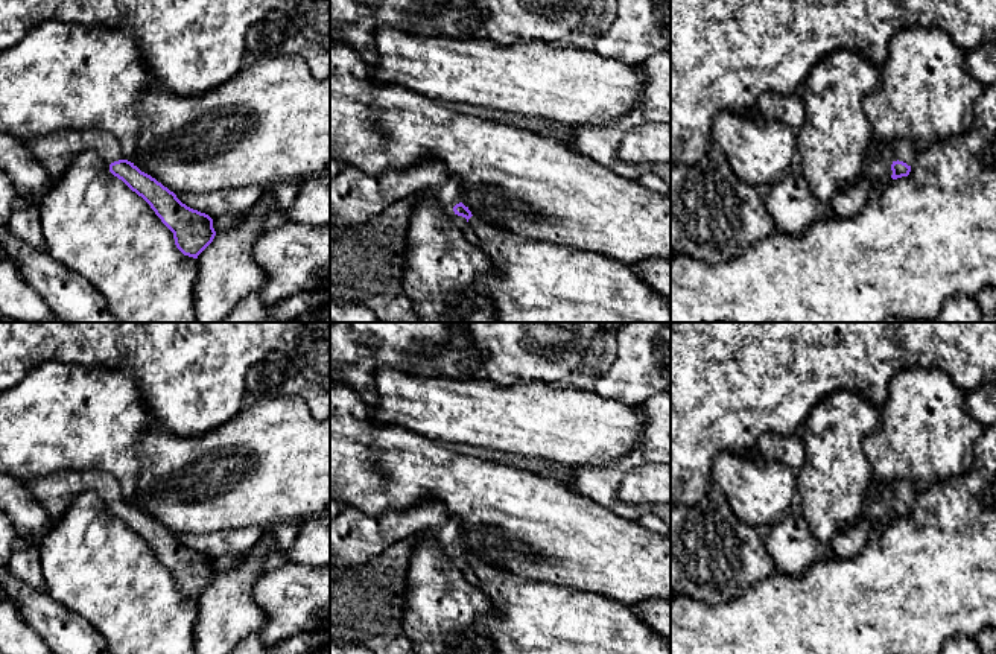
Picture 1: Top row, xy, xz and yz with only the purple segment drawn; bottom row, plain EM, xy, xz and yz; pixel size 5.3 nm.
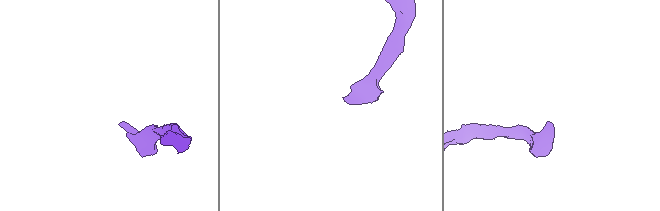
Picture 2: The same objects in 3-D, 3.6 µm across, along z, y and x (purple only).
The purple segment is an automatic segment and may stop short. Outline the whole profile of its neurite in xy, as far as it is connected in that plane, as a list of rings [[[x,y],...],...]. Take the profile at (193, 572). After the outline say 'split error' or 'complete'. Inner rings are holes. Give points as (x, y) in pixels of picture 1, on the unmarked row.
[[[65,470],[46,478],[24,479],[23,484],[53,523],[61,520],[79,496],[90,491],[99,494],[109,505],[109,513],[151,546],[173,573],[175,586],[184,596],[198,599],[213,583],[213,560],[182,544],[173,532],[125,500],[120,484],[108,471]]]; split error

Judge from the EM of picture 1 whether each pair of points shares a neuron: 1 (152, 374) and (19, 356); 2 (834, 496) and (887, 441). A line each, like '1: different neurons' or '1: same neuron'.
1: same neuron
2: different neurons

